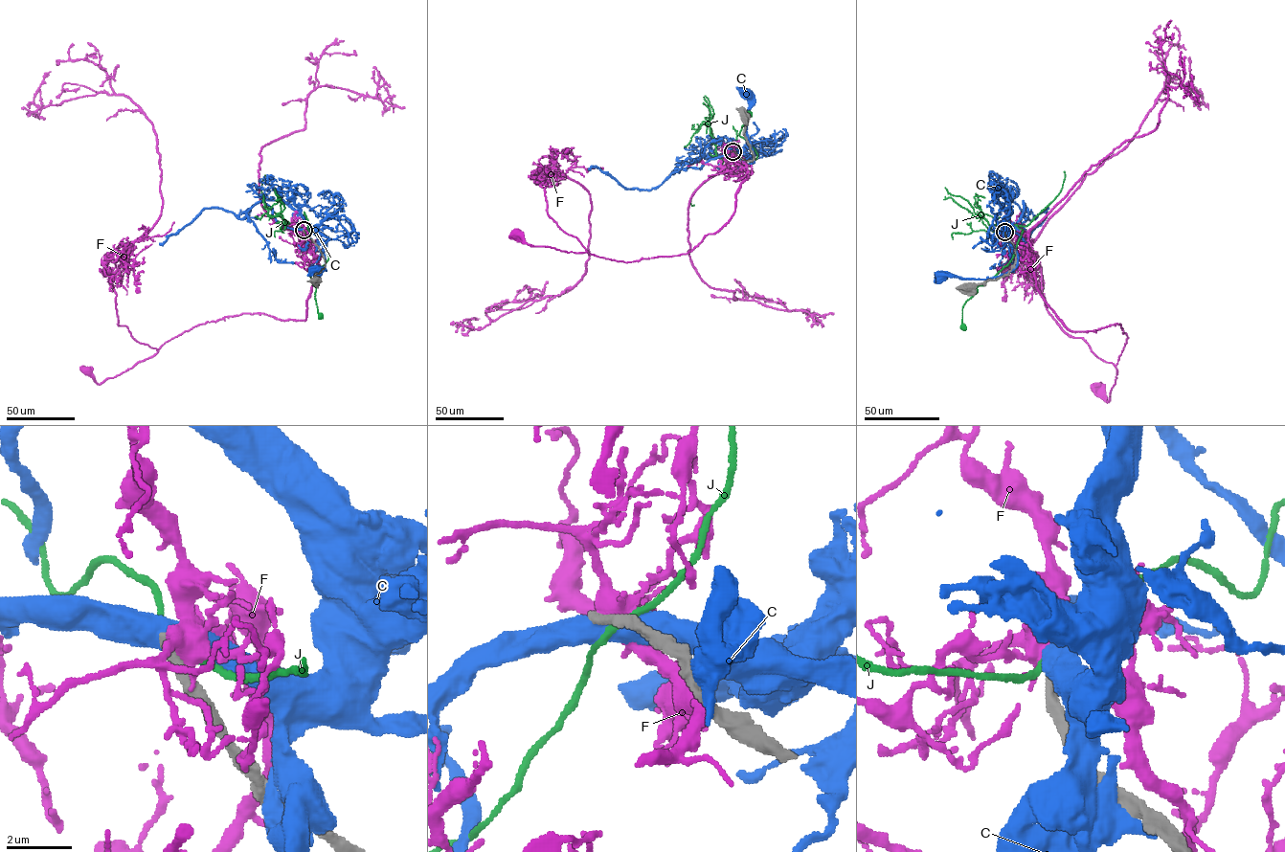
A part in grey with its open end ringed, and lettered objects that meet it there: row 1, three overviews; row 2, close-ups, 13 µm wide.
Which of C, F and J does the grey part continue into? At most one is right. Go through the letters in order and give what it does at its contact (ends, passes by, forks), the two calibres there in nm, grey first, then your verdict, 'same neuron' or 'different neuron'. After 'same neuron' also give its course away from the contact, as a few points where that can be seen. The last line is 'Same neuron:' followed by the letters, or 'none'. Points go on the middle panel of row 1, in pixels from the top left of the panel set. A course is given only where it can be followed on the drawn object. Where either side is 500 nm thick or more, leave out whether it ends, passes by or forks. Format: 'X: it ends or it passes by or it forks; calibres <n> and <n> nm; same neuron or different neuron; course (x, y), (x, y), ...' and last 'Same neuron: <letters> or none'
C: calibres 360 and 550 nm; different neuron
F: it forks; calibres 400 and 460 nm; different neuron
J: it passes by; calibres 440 and 190 nm; different neuron
Same neuron: none

